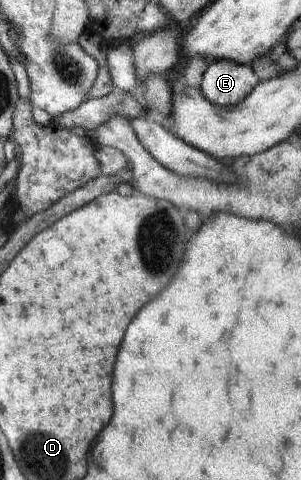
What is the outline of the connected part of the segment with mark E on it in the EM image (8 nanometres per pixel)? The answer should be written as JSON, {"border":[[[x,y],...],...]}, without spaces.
{"border":[[[217,60],[203,72],[199,89],[212,104],[227,107],[243,101],[259,82],[249,65]]]}

